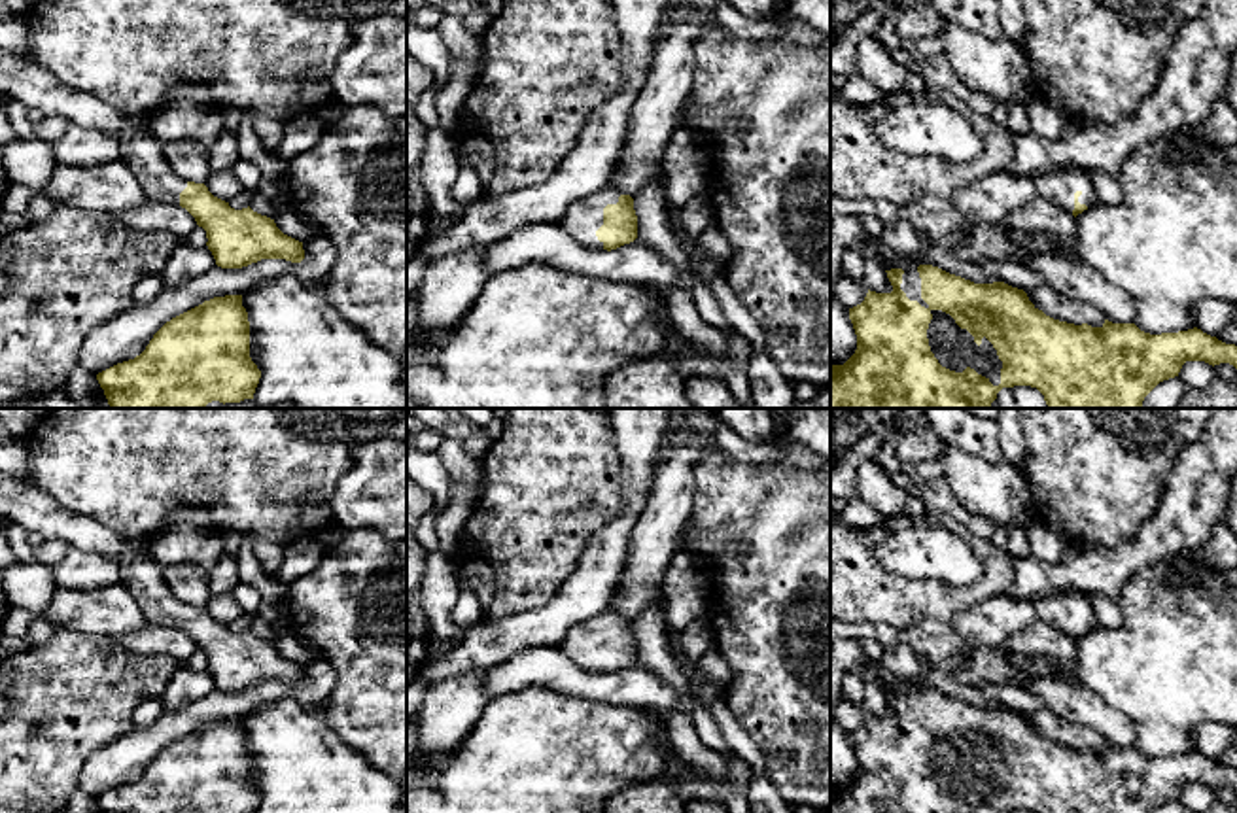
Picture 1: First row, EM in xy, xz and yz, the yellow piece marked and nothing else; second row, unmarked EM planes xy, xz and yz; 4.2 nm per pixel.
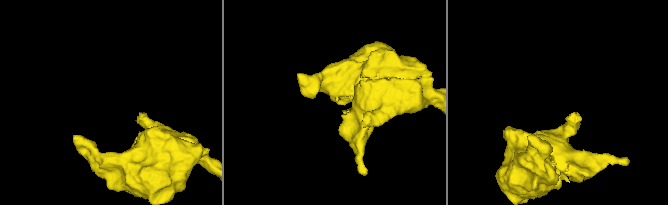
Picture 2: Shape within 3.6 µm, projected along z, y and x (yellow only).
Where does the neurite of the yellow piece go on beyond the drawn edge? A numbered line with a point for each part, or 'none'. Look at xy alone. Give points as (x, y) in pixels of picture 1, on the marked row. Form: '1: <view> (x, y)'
1: xy (21, 78)

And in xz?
1: xz (585, 216)

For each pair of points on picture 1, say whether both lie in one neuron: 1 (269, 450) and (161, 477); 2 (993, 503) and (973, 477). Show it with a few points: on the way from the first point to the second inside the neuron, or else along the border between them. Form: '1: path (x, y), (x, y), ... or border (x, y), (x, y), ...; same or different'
1: path (243, 450), (188, 452); same
2: path (993, 498), (978, 483); same

